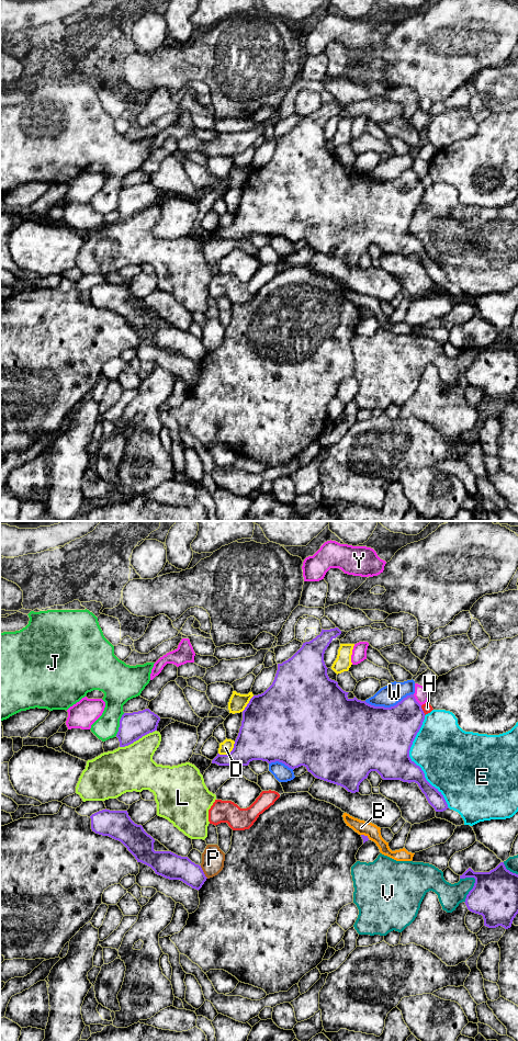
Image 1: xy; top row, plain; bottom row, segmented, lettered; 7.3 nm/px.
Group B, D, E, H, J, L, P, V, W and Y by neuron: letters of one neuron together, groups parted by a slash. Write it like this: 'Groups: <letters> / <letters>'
Groups: B / D / E / H / J / L / P / V / W / Y

